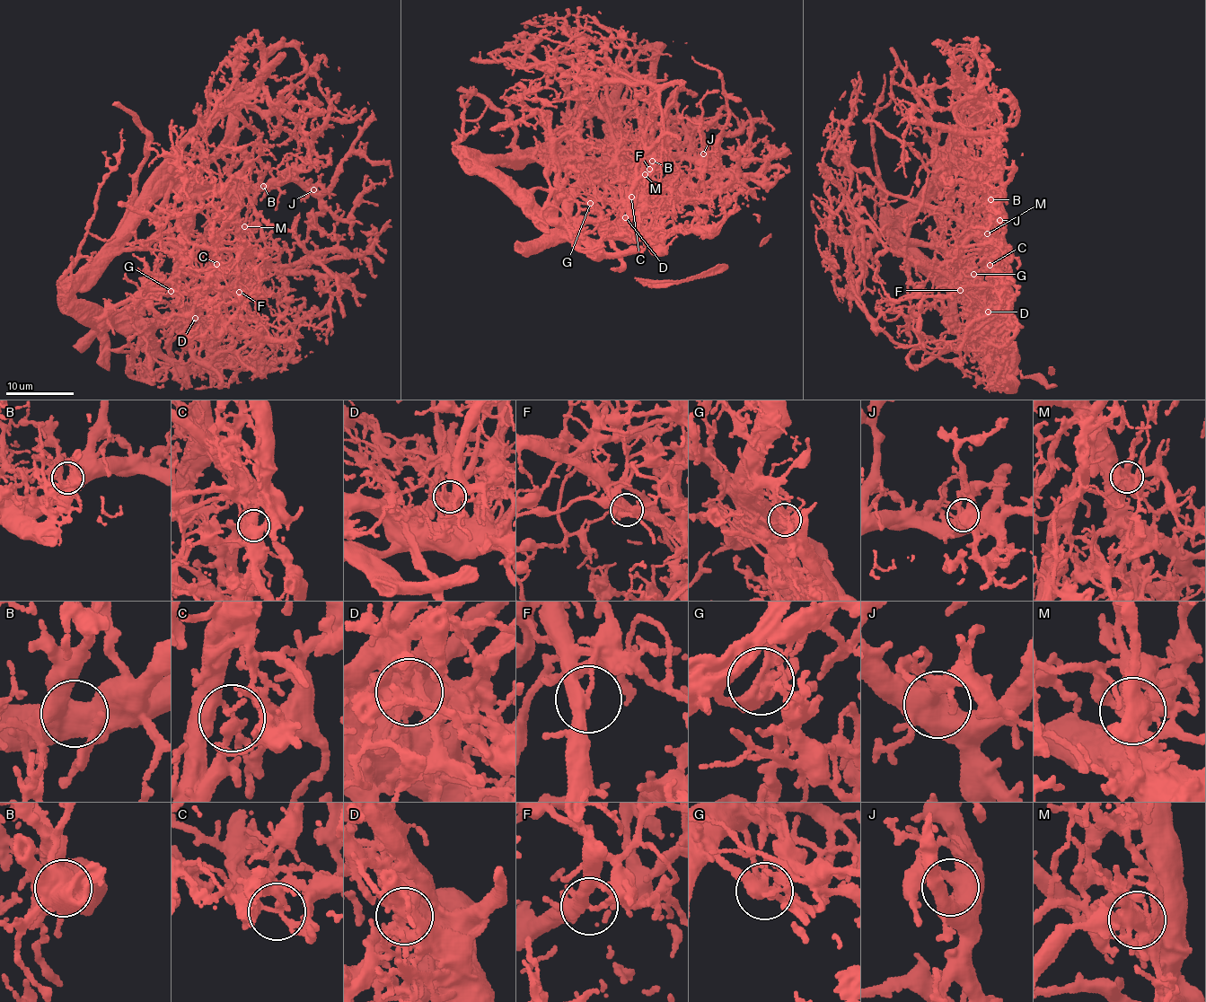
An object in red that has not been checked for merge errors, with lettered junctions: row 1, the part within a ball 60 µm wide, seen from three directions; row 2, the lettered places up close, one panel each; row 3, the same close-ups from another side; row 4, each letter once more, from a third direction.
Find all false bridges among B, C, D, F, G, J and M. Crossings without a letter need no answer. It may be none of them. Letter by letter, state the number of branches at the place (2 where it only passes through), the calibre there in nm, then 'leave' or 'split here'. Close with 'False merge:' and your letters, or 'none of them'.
B: 4 branches meet; 500 nm thick; leave
C: 2 branches meet; 220 nm thick; split here
D: 5 branches meet; 400 nm thick; split here
F: 3 branches meet; 320 nm thick; split here
G: 4 branches meet; 320 nm thick; split here
J: 6 branches meet; 480 nm thick; leave
M: 7 branches meet; 440 nm thick; split here
False merge: C, D, F, G, M

